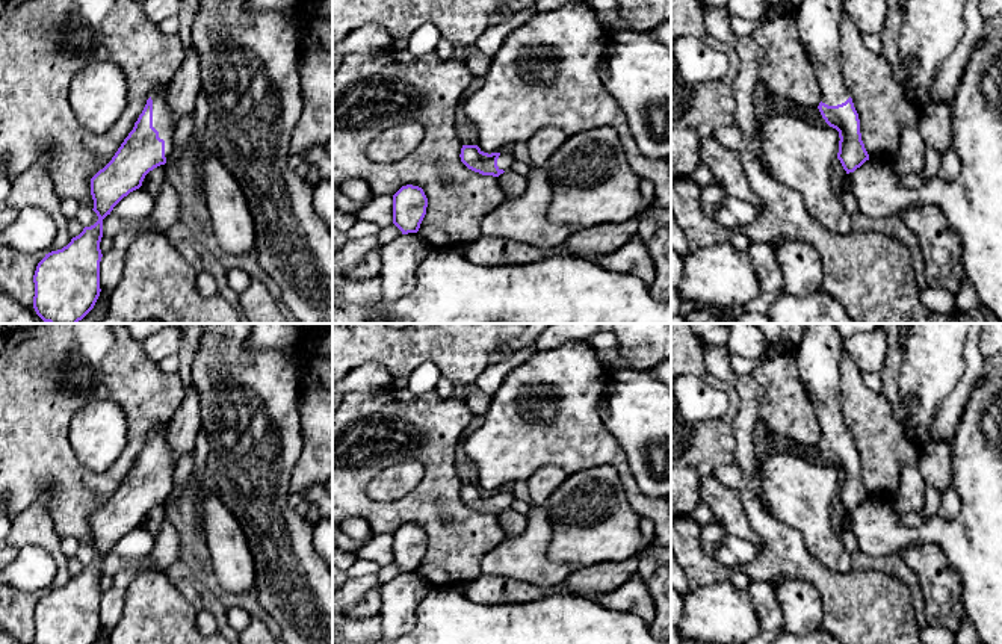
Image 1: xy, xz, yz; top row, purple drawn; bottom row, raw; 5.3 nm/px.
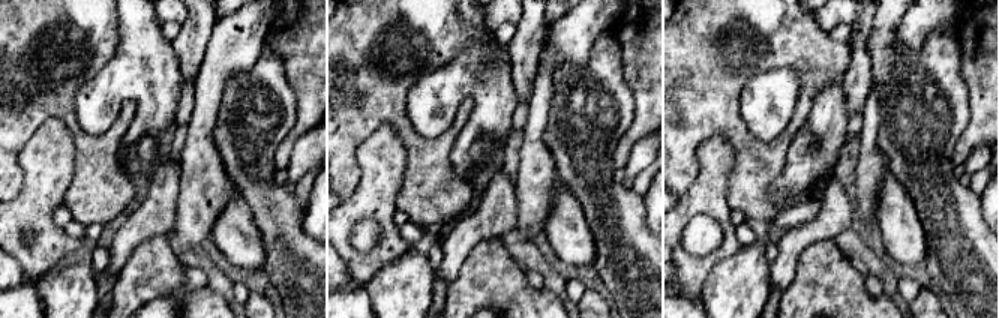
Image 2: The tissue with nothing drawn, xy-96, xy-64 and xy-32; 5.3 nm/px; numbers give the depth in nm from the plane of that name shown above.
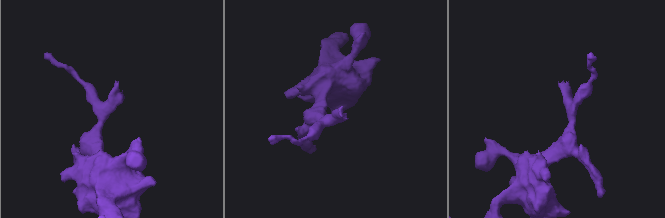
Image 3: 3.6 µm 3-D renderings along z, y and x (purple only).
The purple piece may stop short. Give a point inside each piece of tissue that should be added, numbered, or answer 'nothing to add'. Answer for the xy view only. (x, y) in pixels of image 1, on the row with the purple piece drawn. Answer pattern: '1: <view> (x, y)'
1: xy (162, 112)

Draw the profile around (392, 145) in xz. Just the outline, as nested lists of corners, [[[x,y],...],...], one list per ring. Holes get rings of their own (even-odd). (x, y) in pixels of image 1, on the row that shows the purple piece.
[[[420,121],[394,125],[372,139],[367,157],[381,163],[399,162],[419,147],[423,136],[425,127]]]

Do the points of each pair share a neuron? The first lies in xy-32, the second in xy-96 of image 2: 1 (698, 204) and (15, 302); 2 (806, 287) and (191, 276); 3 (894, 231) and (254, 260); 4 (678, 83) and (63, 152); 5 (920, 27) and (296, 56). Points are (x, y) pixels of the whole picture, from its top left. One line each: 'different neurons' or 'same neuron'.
1: different neurons
2: different neurons
3: same neuron
4: different neurons
5: different neurons

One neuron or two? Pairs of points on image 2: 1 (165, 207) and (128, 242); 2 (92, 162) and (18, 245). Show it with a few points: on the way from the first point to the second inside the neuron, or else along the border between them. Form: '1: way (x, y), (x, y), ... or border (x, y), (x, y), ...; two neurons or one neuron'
1: way (156, 213), (137, 233); one neuron
2: border (74, 159), (74, 176), (62, 200); two neurons

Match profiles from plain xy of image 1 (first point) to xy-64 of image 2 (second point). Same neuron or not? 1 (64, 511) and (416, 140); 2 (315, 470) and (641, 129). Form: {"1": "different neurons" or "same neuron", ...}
{"1": "same neuron", "2": "same neuron"}

